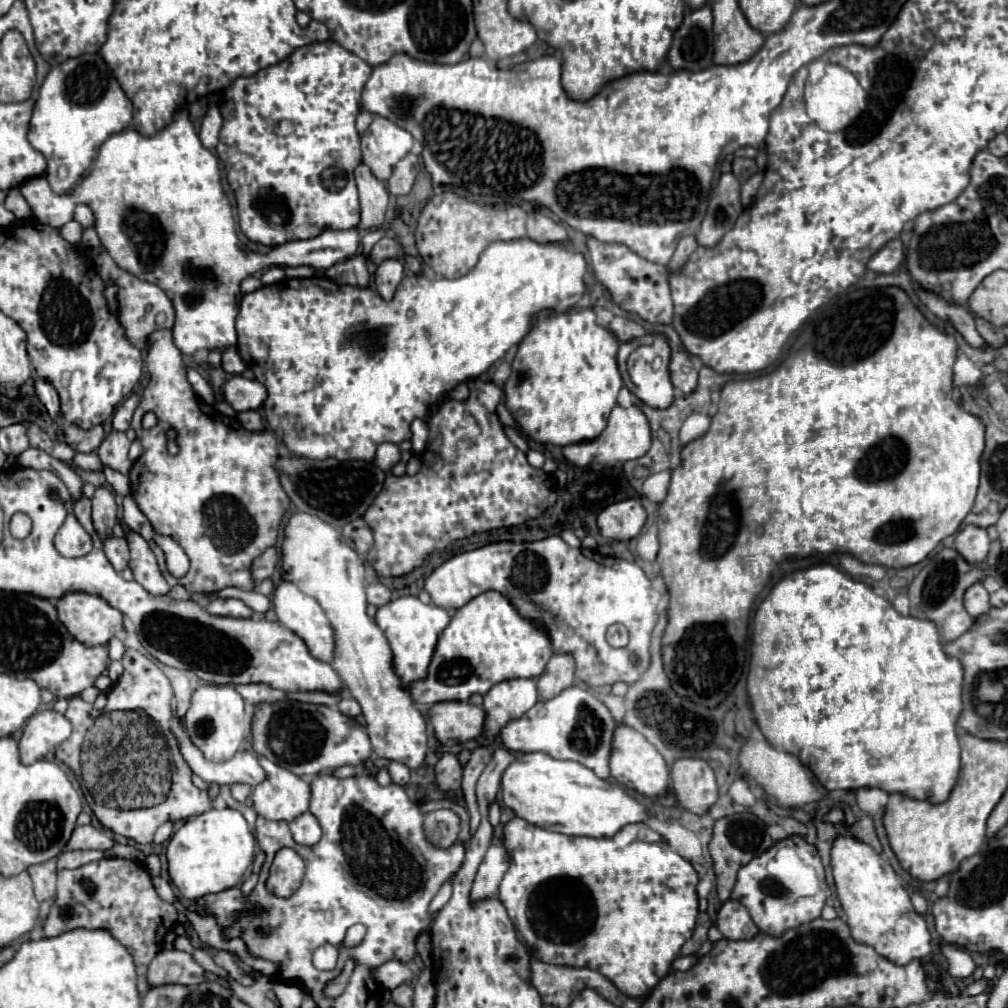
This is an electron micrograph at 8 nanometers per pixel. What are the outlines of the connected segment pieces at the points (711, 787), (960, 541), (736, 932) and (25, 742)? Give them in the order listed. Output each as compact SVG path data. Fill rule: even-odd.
M678 759L672 765L672 791L680 807L704 815L718 799L712 767L702 759Z
M966 525L956 533L954 549L968 561L968 563L980 563L986 559L990 549L990 539L986 535L986 529L982 527L970 527Z
M726 901L716 917L716 927L726 939L752 939L758 933L758 927L750 919L750 913L738 901Z
M52 709L34 713L26 721L26 727L18 741L22 763L34 763L48 757L62 741L70 737L70 733L72 727L62 713L56 713Z

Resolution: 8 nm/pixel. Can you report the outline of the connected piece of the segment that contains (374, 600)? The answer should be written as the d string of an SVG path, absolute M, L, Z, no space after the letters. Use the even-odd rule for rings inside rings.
M372 583L366 587L366 597L368 597L368 603L380 607L380 605L386 605L390 601L392 591L382 583Z

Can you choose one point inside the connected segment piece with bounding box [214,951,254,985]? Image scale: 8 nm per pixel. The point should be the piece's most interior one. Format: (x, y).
(224, 959)

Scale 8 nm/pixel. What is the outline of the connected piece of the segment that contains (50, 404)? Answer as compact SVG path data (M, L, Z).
M36 379L36 395L40 397L48 415L52 419L60 419L60 401L58 401L56 389L50 383L46 383L44 379Z

